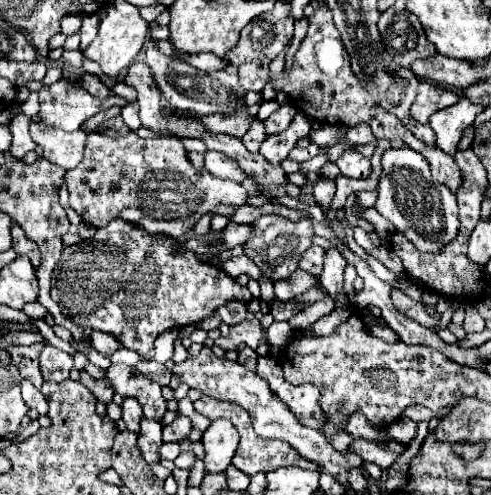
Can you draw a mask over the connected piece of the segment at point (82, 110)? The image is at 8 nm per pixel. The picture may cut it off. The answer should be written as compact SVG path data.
M66 78L42 88L38 96L40 96L38 124L42 124L42 128L62 128L66 132L78 130L84 120L106 108L126 104L124 98L114 94L108 100L100 102L100 98L94 98L84 88L74 86L74 82Z

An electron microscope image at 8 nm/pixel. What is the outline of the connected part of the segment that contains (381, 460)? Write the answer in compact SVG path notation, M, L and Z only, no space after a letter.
M354 440L348 448L348 452L356 452L362 460L366 462L374 462L376 466L380 466L382 470L390 468L396 460L396 454L394 452L386 452L384 448L380 448L378 444L374 442L368 442L368 440Z

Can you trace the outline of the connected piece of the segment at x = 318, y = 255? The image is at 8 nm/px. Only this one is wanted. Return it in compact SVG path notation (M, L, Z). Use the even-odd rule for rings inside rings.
M312 246L306 252L302 252L300 260L298 260L298 268L306 270L314 276L322 274L322 266L324 266L324 250L320 246Z

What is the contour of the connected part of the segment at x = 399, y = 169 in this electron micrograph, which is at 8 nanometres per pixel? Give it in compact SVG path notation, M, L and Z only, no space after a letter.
M408 146L404 148L390 148L384 152L382 156L382 176L380 176L380 186L378 186L380 194L378 194L378 202L376 202L376 210L388 218L398 232L402 232L420 252L440 252L450 240L454 240L454 236L458 236L458 228L460 228L460 220L458 220L458 204L456 204L456 196L442 184L438 184L432 174L430 174L430 166L424 160L422 154L412 152Z

